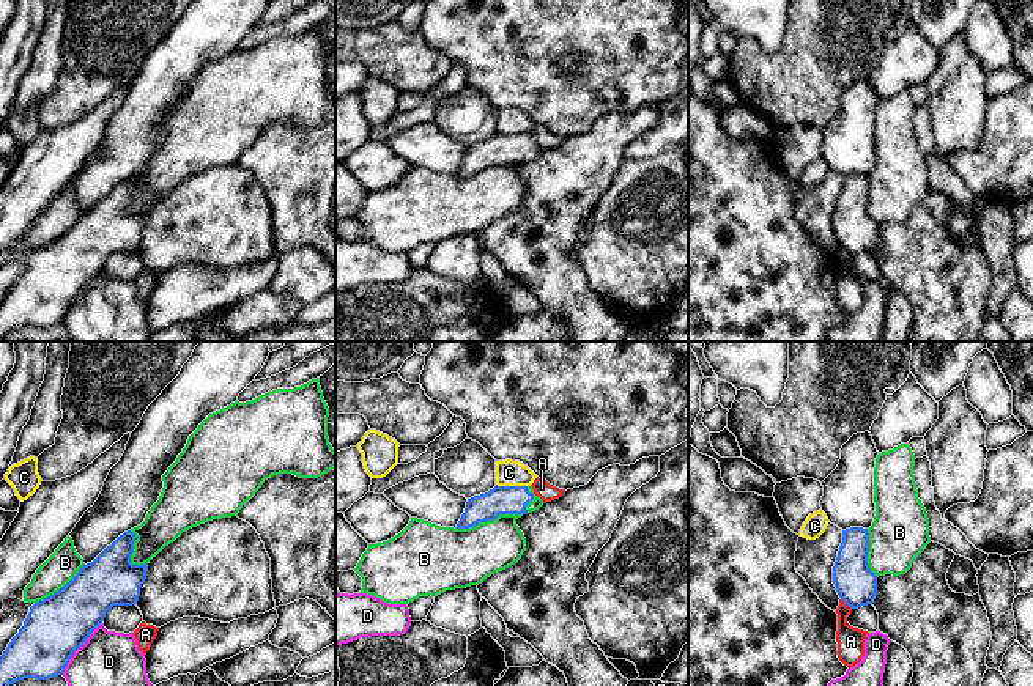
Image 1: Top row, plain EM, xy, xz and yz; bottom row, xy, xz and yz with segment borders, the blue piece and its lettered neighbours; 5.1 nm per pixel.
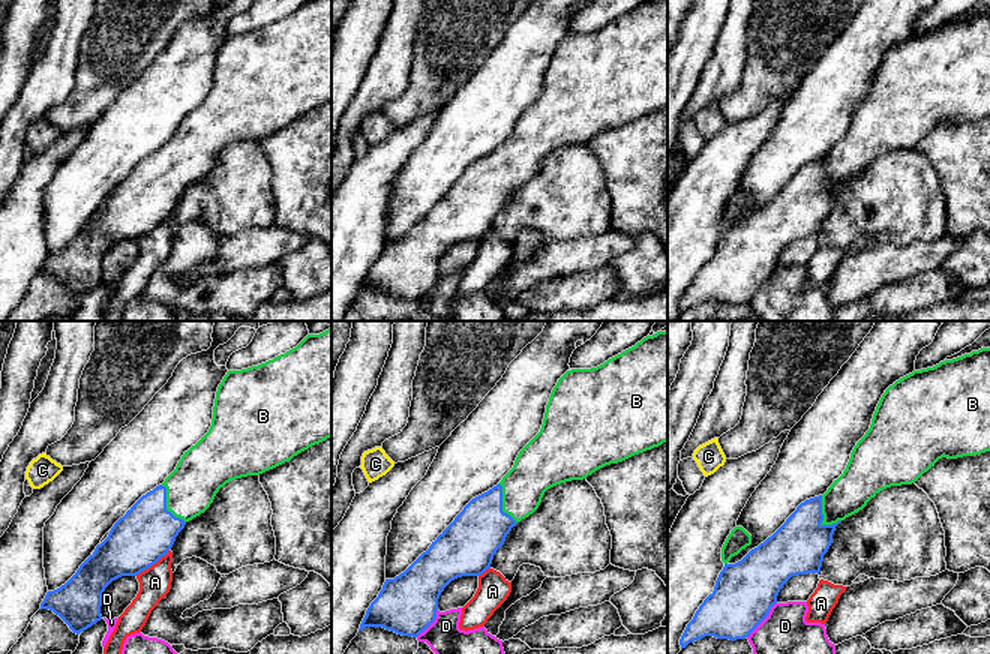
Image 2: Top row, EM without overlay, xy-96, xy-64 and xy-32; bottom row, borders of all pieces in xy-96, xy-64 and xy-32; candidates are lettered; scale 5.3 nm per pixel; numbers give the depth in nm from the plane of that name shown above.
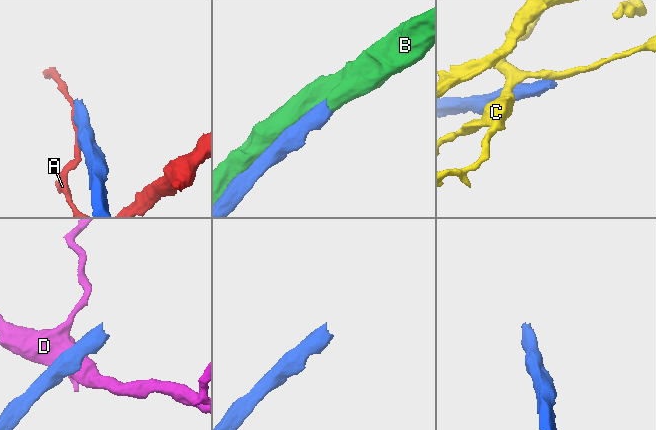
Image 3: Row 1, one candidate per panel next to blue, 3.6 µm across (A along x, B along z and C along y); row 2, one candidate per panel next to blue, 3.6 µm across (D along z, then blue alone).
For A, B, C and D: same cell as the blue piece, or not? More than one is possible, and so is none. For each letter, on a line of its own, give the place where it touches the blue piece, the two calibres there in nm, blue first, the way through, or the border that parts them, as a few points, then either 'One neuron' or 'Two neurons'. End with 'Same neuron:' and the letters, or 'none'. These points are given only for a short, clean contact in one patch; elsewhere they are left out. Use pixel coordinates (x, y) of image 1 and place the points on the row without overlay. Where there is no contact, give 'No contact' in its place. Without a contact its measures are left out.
A: Touches blue at yz (847, 252). Thickness 200 nm (blue) against 140 nm. Boundary: yz (841, 246), (852, 255). Two neurons
B: Touches blue at xz (488, 167). Thickness 140 nm (blue) against 300 nm. One neuron
C: Touches blue at xz (512, 134). Thickness 140 nm (blue) against 130 nm. Two neurons
D: Touches blue at xy (77, 295). Thickness 300 nm (blue) against 400 nm. Two neurons
Same neuron: B

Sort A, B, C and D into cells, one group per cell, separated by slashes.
A / B / C / D

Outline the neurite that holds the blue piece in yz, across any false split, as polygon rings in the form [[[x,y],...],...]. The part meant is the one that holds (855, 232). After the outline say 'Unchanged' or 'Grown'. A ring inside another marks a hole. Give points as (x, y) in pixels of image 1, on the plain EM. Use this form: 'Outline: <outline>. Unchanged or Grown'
Outline: [[[909,91],[879,101],[874,115],[874,170],[869,176],[842,178],[833,231],[852,256],[872,252],[877,225],[905,222],[931,190],[927,160],[918,146],[913,123],[915,107]]]. Grown

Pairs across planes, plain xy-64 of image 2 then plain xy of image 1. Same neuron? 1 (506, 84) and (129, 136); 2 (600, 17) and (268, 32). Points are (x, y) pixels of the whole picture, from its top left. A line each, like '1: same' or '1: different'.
1: same
2: different

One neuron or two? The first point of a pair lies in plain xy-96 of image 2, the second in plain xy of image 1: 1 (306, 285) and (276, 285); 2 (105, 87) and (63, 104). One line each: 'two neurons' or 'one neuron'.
1: one neuron
2: one neuron

